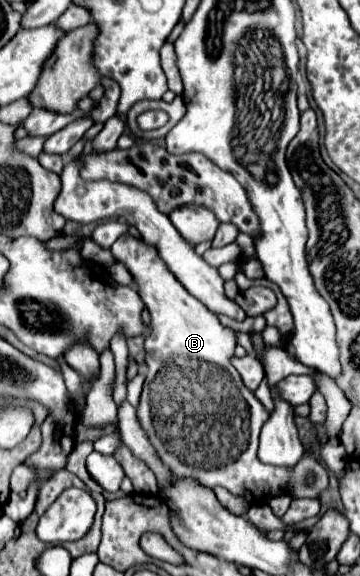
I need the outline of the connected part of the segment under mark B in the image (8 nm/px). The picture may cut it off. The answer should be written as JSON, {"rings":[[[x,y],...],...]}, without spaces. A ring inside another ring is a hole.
{"rings":[[[121,235],[113,243],[111,253],[131,271],[139,285],[139,295],[151,313],[151,333],[145,339],[145,363],[149,371],[145,377],[141,403],[137,407],[137,417],[147,435],[151,437],[157,455],[169,467],[169,471],[183,479],[195,479],[197,483],[203,483],[211,489],[219,485],[233,495],[245,495],[251,505],[267,505],[269,499],[283,493],[291,495],[293,499],[319,499],[319,495],[329,487],[329,475],[327,469],[311,455],[311,451],[307,451],[303,459],[291,469],[263,465],[257,459],[259,431],[261,425],[267,421],[269,413],[261,405],[261,401],[251,391],[247,391],[241,381],[241,375],[231,365],[231,357],[237,345],[235,331],[223,327],[217,315],[213,315],[201,301],[197,301],[191,293],[185,291],[185,287],[161,261],[155,247],[135,239],[133,235]],[[307,473],[315,473],[315,483],[309,487],[305,485]]]}

